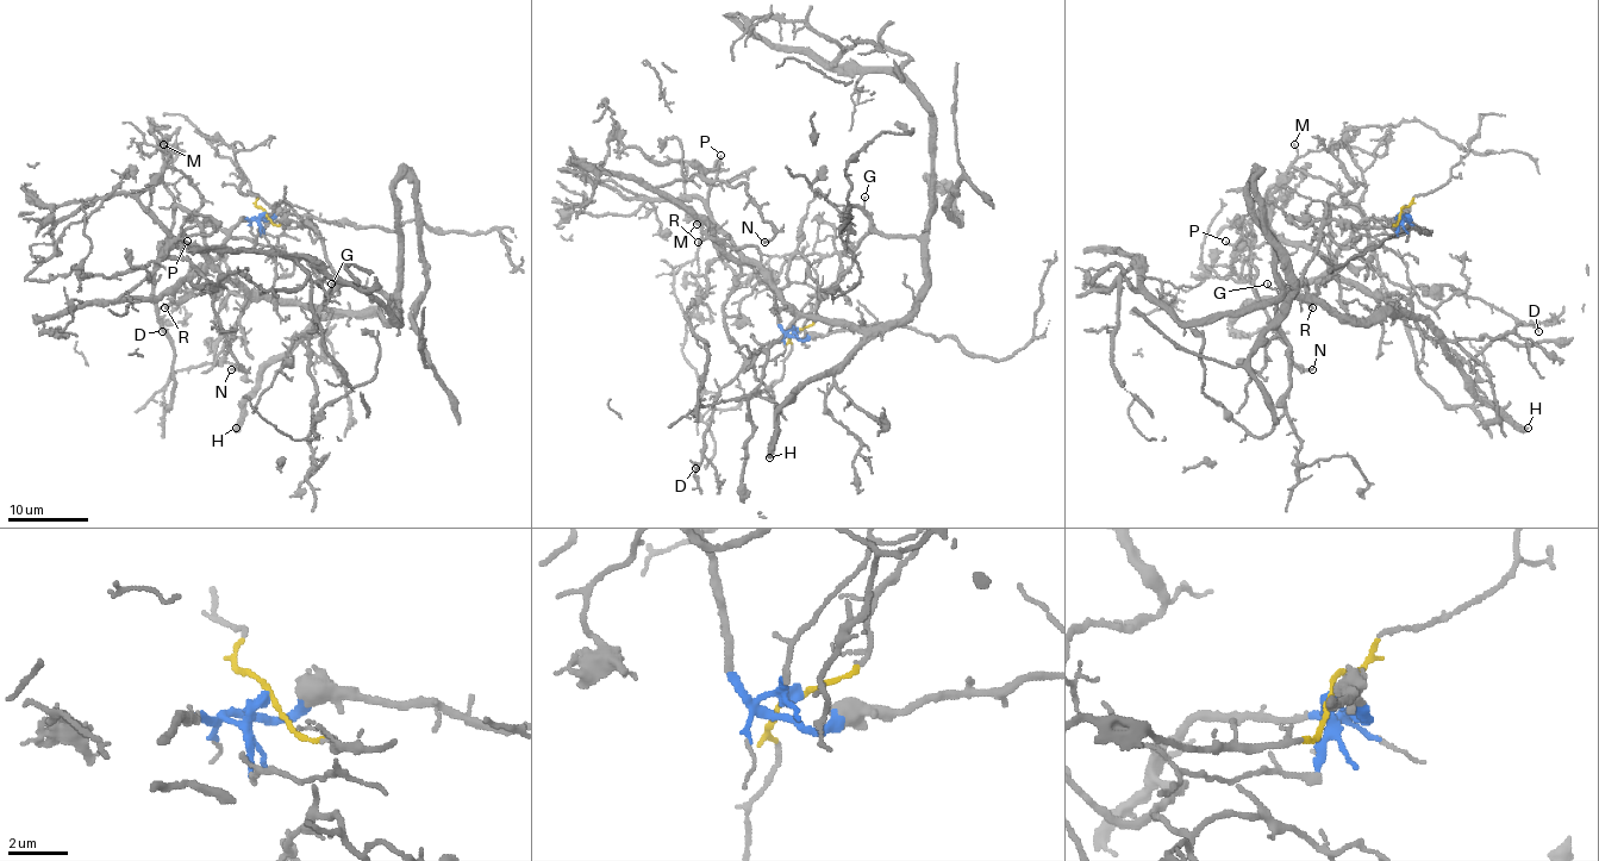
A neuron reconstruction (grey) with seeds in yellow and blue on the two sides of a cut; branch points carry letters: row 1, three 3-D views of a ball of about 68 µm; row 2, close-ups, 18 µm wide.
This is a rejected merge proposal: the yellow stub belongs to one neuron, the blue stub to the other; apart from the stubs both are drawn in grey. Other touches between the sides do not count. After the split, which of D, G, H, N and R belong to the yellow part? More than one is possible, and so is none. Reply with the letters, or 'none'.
G, H, R

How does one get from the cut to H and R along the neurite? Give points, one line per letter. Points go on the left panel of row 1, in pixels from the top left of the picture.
H: (263, 212), (283, 226), (306, 220), (341, 279), (376, 287), (391, 319), (322, 316), (263, 370), (235, 426)
R: (263, 212), (283, 226), (306, 220), (335, 273), (379, 289), (391, 319), (260, 299), (228, 279), (164, 307)

